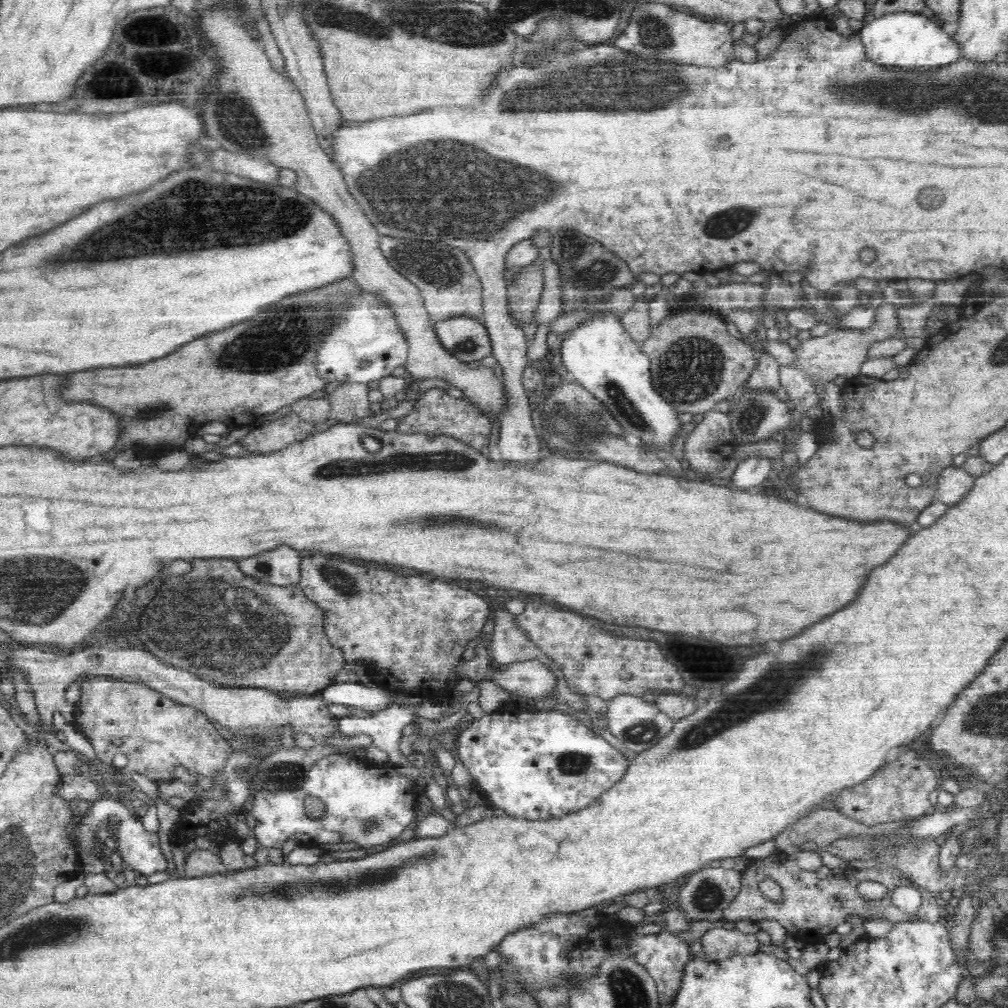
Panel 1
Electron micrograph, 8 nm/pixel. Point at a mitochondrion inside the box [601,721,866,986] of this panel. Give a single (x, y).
(707, 895)

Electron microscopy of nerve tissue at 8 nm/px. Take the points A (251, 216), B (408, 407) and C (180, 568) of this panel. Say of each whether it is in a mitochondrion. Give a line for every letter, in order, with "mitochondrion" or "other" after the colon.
A: mitochondrion
B: other
C: mitochondrion

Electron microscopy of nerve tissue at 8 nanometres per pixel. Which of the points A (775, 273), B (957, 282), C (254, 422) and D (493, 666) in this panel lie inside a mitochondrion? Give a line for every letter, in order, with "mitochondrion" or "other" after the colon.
A: other
B: other
C: other
D: other

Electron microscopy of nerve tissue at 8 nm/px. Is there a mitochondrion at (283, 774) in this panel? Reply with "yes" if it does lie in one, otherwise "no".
yes

